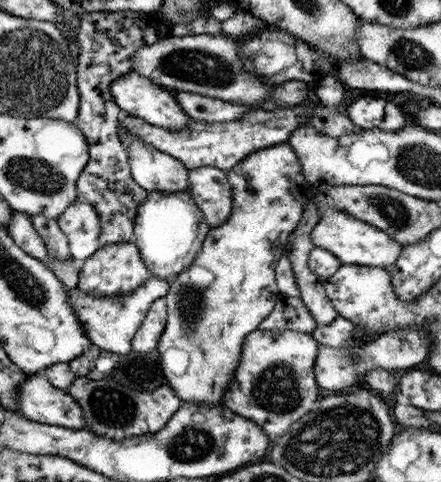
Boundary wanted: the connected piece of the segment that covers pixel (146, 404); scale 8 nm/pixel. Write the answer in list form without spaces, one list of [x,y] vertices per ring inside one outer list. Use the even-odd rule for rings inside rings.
[[[75,377],[66,392],[80,405],[84,413],[85,431],[115,441],[161,430],[181,404],[180,399],[167,383],[151,392],[137,392],[131,388],[123,388],[114,380]]]

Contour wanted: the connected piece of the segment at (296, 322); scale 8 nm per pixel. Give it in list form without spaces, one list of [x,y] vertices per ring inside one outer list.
[[[282,296],[274,304],[271,312],[259,322],[257,330],[292,331],[311,334],[318,328],[313,315],[307,311],[299,297]]]

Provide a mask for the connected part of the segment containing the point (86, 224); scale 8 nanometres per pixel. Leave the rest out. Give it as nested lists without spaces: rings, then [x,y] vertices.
[[[82,198],[73,200],[57,218],[57,225],[67,237],[67,246],[73,259],[89,258],[102,244],[99,240],[99,218],[91,204]]]

